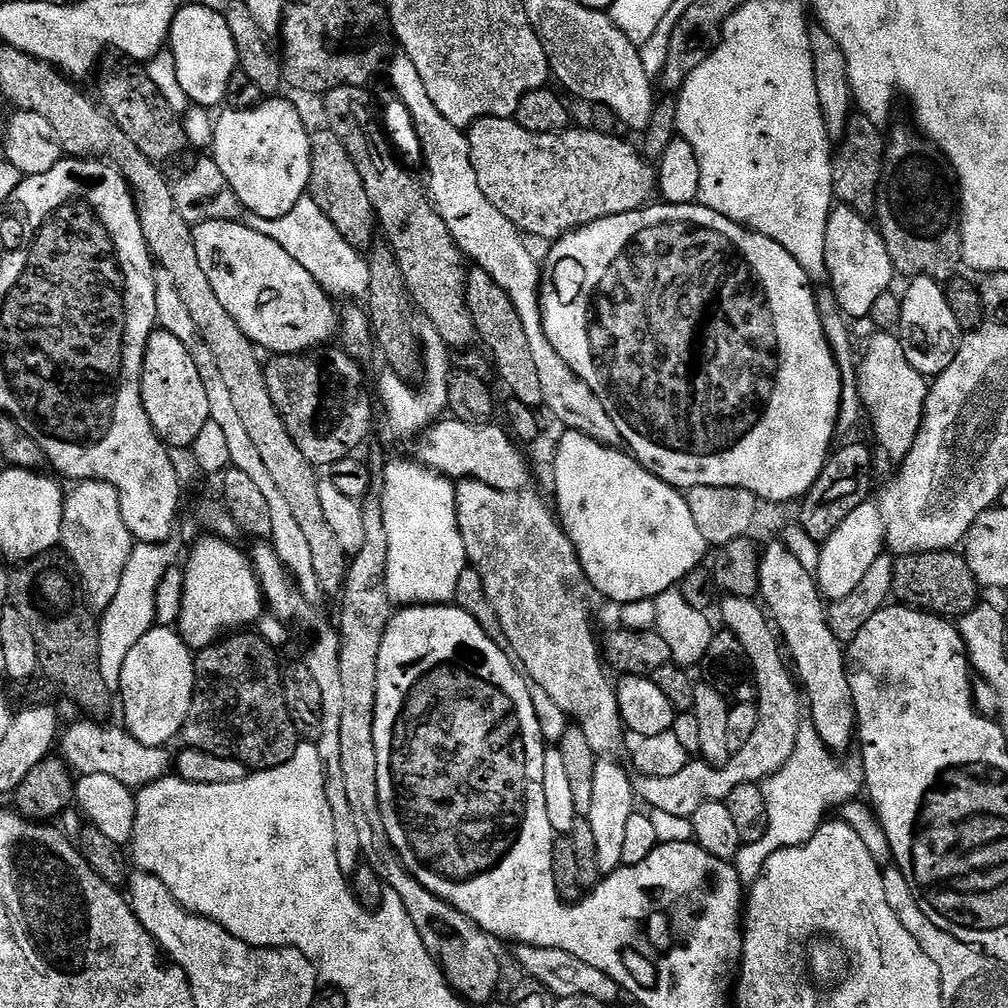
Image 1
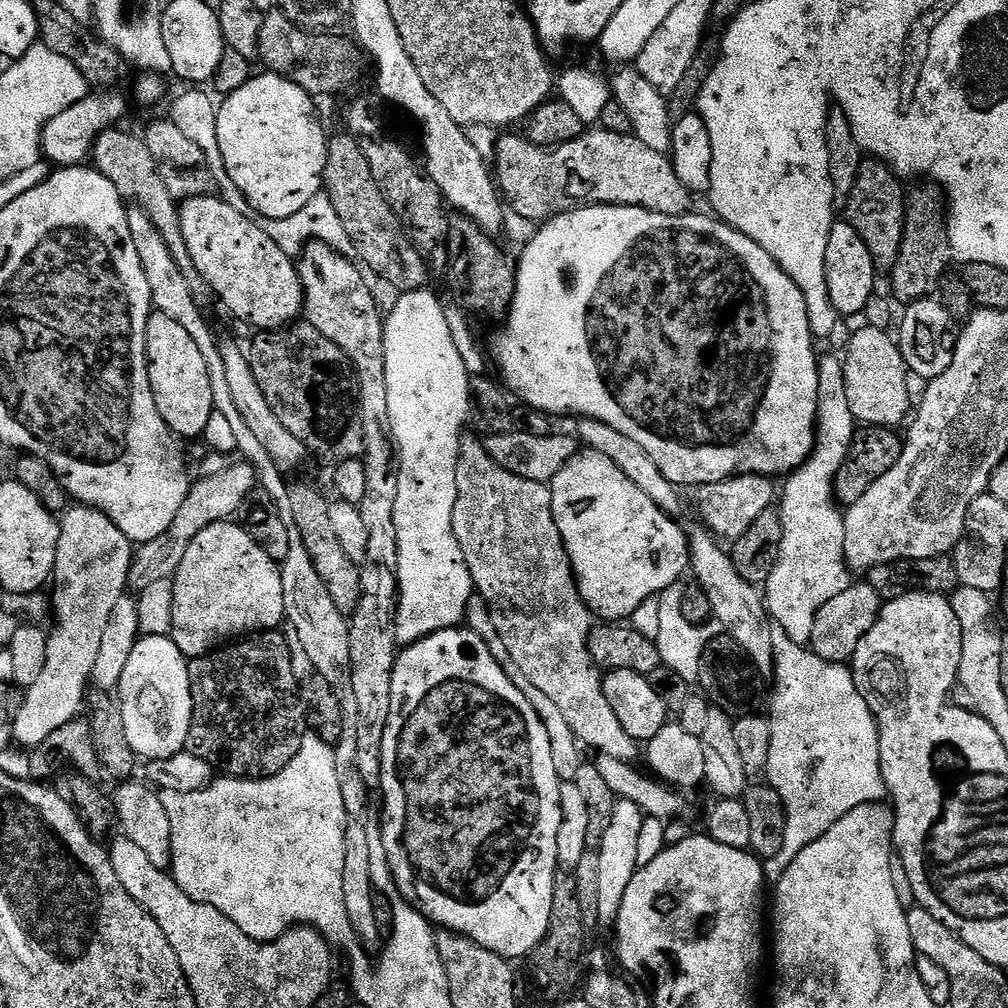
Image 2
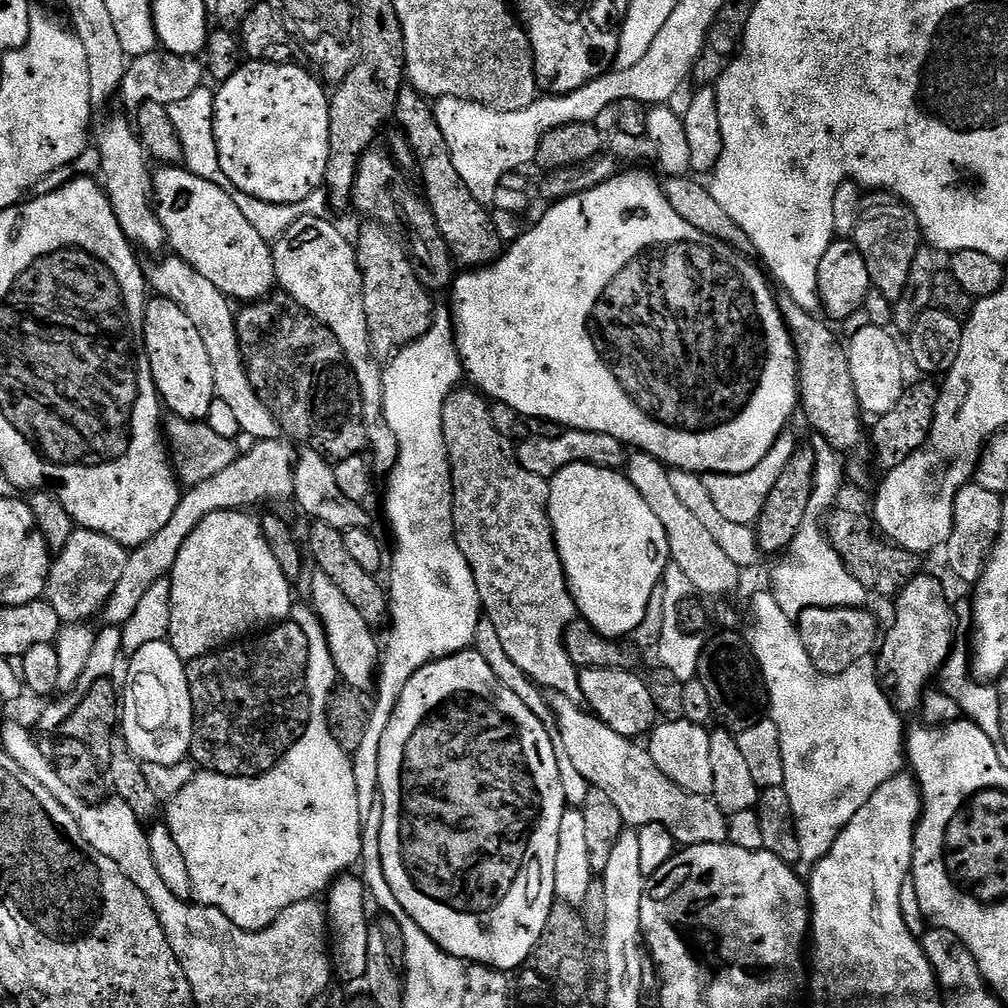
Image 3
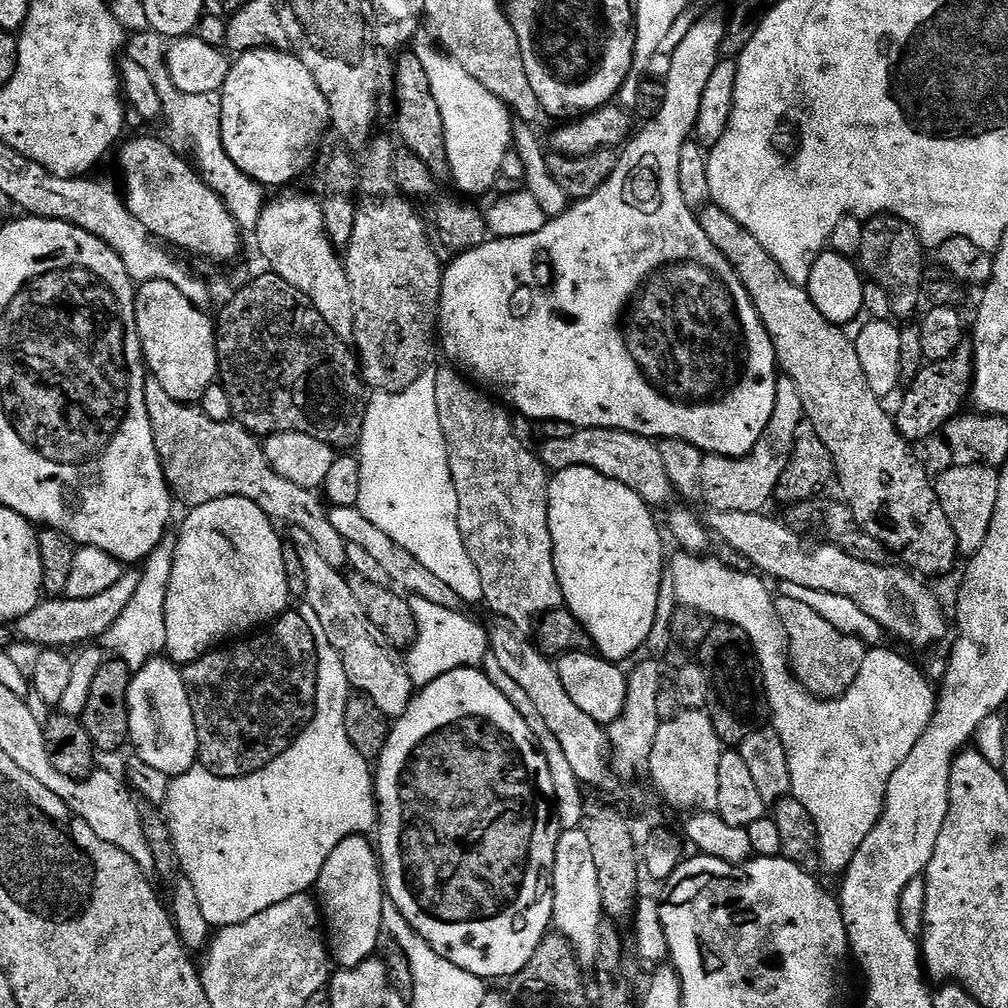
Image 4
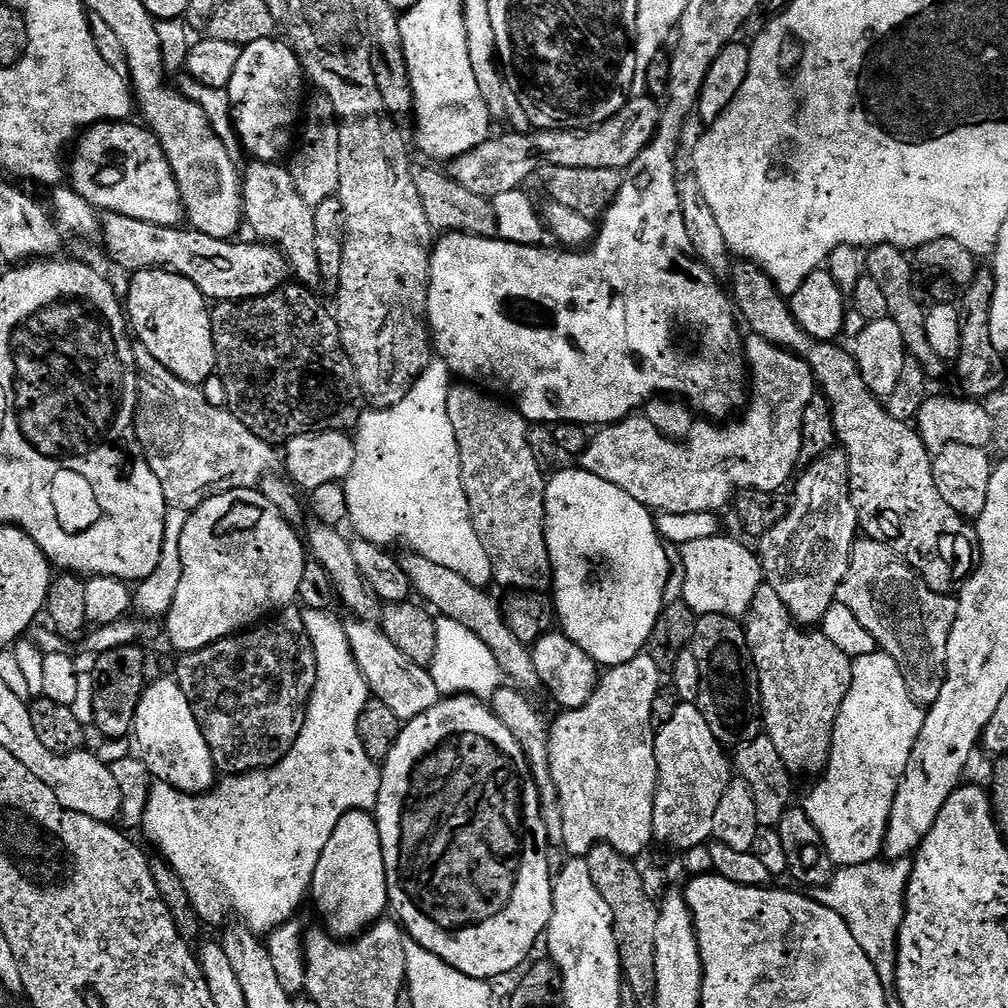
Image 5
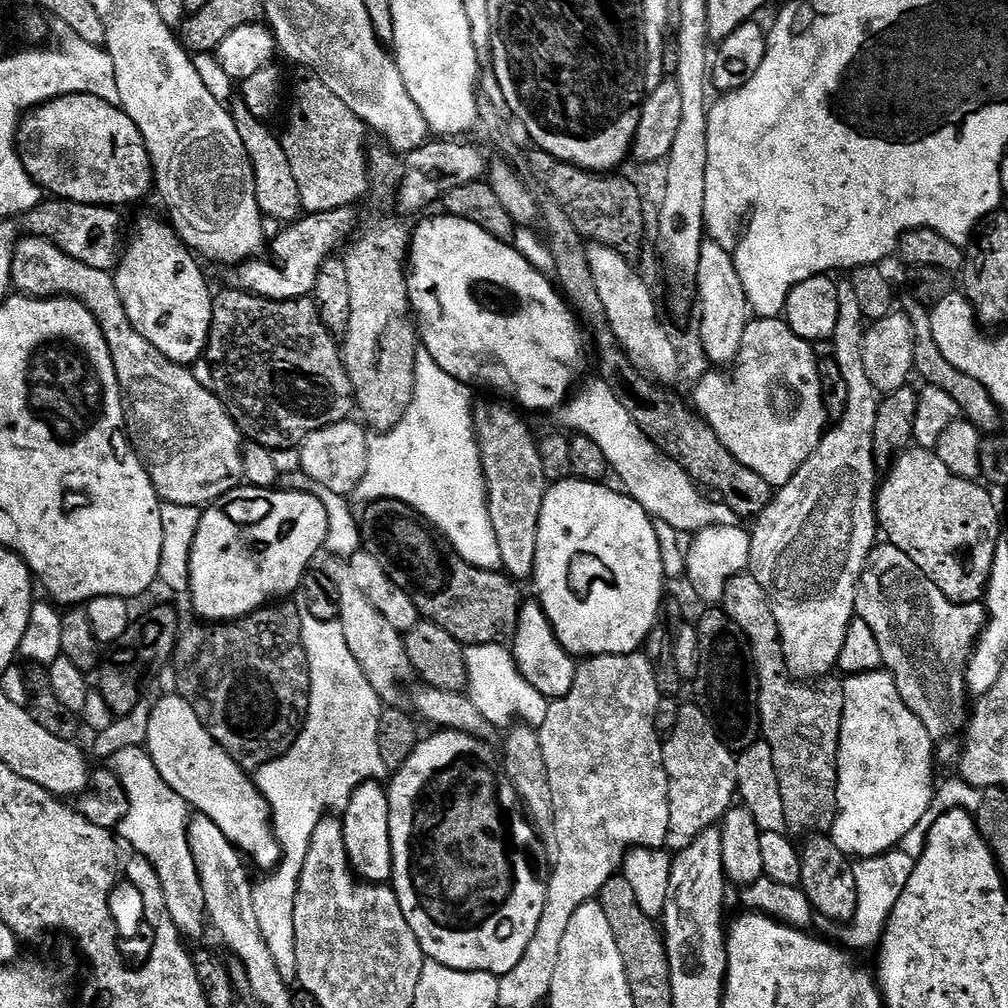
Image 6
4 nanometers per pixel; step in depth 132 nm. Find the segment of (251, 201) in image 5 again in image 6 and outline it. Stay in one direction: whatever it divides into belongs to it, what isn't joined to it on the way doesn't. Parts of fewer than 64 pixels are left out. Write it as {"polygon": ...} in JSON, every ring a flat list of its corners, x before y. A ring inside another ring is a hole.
{"polygon":[[236,98,231,101,230,111,234,122,238,126,238,134,242,134,242,146,246,146,246,154,254,166,254,184,256,186,256,193,258,194,260,211,264,213,269,221,288,220,284,222,295,222,301,219,303,206,302,196,298,190,297,179,294,178,293,171,290,168,290,160,287,157,286,150,283,149,281,144,281,137,277,133,272,133,264,125,267,123,261,117,250,114,250,110,242,98]]}

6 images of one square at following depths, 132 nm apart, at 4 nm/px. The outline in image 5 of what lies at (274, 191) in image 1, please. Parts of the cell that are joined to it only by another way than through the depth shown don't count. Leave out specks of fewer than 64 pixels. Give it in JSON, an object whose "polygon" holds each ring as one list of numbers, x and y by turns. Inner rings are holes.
{"polygon":[[273,38,243,45,238,66,234,68,234,78,230,78,226,91,234,109,236,136,249,152,249,157,276,162,291,146,288,127,296,120,304,84,304,69,291,43,284,41,283,44,280,38]]}

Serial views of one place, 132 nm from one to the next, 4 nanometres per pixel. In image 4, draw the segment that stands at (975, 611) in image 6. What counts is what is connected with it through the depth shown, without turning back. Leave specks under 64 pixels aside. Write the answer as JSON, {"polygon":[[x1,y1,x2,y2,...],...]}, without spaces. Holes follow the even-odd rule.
{"polygon":[[712,510,707,514,709,516,706,516,706,524,714,533,715,539,717,536,722,543,729,544,742,559,749,560,753,564,751,567,757,573,763,574,765,577,773,576,776,580,785,580,785,585,788,586,797,584,806,586,810,590,822,590,850,598,874,622,878,622,878,626,887,635,889,632,890,635,897,636,902,643,909,644,912,648,928,648,943,638,944,612,940,609,939,602,919,584,921,581,911,571,905,570,903,567,900,567,901,569,888,568,889,566,881,564,862,562,846,554,835,544,827,542,821,543,821,548,800,548,801,533,792,532,779,519,771,520,770,517,764,516,765,514,760,512,717,512]]}

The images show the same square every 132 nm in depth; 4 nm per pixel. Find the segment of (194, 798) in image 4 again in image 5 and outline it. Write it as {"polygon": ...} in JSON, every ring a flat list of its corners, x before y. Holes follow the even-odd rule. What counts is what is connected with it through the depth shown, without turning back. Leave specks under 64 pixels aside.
{"polygon":[[313,608,304,612,306,630,316,655,316,685,308,703,308,717,302,726,302,734,298,734,298,742,294,742,290,754,286,754,286,758,282,758,282,762,278,762,273,768,264,769,263,772,229,775,203,794,179,792,177,788,170,786,165,780,156,780,152,785,142,832,145,832,156,843,155,851,168,861,168,864,178,874,178,878,182,878,182,882,186,882,186,890,190,890,190,902,205,925,220,923,220,925,223,925,225,923,224,915,231,908,240,915,237,917,257,934,271,934,276,929,281,928,283,924,287,924,289,920,297,915,296,911,299,910,300,903,306,900,309,895,312,887,312,875,322,858,322,850,326,850,326,842,330,842,330,834,334,834,334,826,338,826,338,822,347,812,372,810,376,807,378,794,380,793,381,765,366,754,364,743,360,737,360,719,364,713,364,707,370,702,368,683,362,674,362,670,358,670,358,662,354,658,348,641,347,627,343,623,340,625,339,618,332,615,331,611,323,612]]}

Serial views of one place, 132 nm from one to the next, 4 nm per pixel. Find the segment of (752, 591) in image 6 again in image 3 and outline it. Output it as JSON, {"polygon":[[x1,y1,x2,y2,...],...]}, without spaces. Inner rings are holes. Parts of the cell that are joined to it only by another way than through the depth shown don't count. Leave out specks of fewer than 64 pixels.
{"polygon":[[808,608,798,617,800,641,814,666,825,676,846,670,855,660,867,660,878,644,876,620,863,608]]}

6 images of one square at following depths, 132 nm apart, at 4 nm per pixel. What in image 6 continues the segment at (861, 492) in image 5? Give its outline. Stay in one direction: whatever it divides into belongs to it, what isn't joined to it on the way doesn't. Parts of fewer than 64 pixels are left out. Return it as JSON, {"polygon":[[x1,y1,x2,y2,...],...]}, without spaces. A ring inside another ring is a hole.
{"polygon":[[909,447,892,461,887,472,888,477,886,477,885,480,883,477,882,483,879,485,876,493,876,522,879,531,883,533,883,535,884,532,888,535,885,536,887,543,898,546,898,550,902,550,902,554,906,554,906,558,910,558,910,562,914,562,914,566,918,566,918,570,922,570,922,574,926,574,926,578,930,578,930,582,934,582,934,586,938,586,938,590,942,590,942,594,946,599,953,600,956,604,974,604,983,601,985,591,988,587,990,572,994,566,996,545,1001,539,1000,512,996,509,996,504,992,501,991,494,987,492,989,489,985,487,983,483,973,480,963,480,954,474,950,474,950,470,946,470,946,465,943,464,942,458,938,458,935,451,927,448]]}

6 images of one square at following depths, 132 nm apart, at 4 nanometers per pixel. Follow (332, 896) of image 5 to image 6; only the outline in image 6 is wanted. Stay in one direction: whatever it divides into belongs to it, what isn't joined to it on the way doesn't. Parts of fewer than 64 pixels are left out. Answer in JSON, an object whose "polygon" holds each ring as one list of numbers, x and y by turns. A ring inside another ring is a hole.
{"polygon":[[369,782,354,790,342,810,346,854,352,871,361,881,388,884,392,878,392,843,390,842,390,802,385,785]]}

